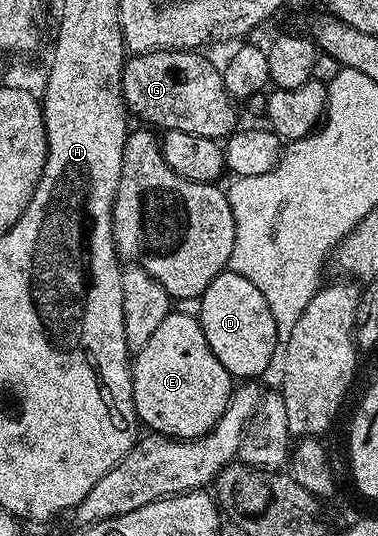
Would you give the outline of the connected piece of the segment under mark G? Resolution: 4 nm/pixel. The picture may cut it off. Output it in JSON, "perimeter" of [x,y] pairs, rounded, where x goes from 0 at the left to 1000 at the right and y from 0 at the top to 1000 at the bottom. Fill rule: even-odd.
{"perimeter":[[[500,91],[352,101],[323,129],[323,175],[336,205],[376,224],[368,228],[418,244],[463,241],[569,259],[606,256],[635,233],[624,196],[593,162],[585,127],[534,103]]]}

